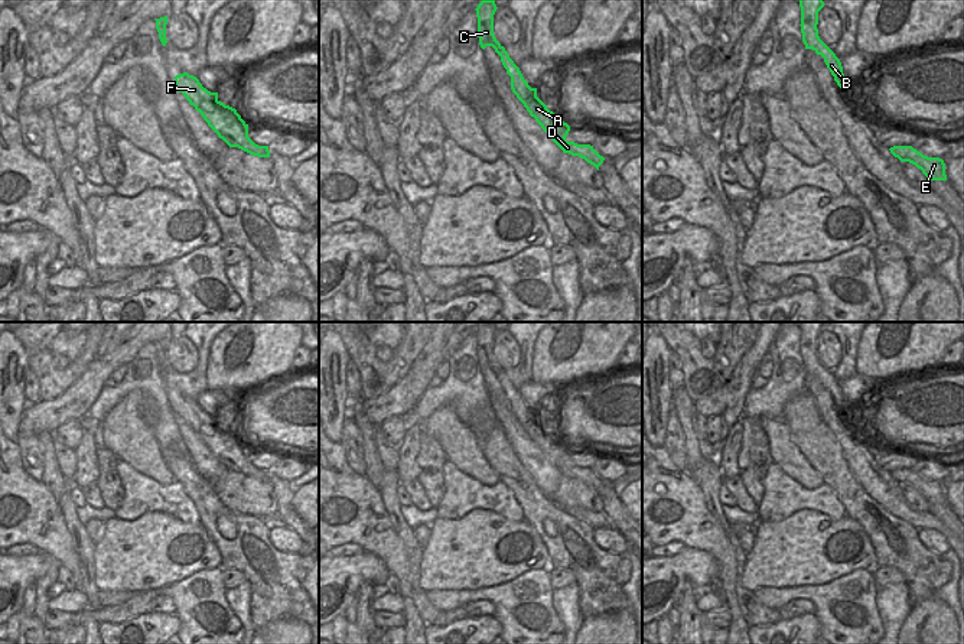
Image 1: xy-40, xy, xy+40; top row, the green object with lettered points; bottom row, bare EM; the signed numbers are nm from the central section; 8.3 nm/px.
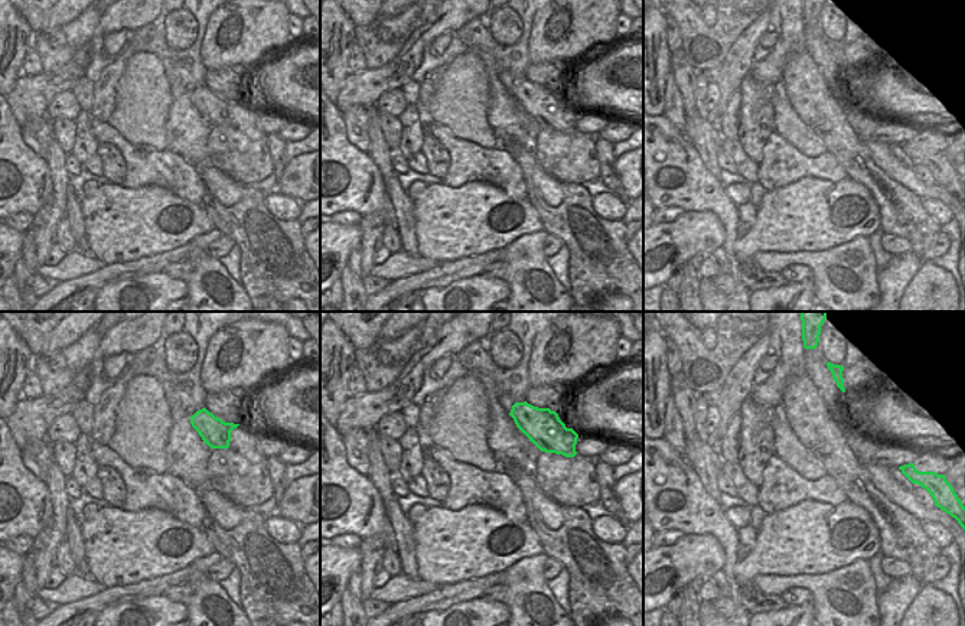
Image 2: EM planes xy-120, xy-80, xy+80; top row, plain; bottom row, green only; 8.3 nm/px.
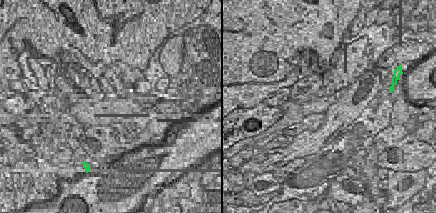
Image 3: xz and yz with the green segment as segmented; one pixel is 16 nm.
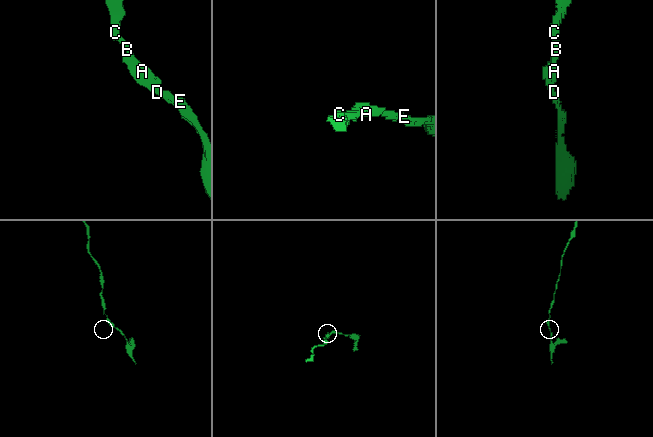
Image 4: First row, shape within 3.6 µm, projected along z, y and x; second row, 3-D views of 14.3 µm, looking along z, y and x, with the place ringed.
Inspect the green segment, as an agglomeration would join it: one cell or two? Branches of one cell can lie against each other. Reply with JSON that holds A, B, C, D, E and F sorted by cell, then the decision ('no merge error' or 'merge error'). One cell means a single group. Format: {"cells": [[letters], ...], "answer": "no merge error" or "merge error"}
{"cells": [["A", "B", "C", "D", "E", "F"]], "answer": "no merge error"}

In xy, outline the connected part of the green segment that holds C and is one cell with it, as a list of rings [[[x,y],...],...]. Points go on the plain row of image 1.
[[[482,323],[475,332],[481,371],[485,373],[486,370],[492,370],[501,380],[501,386],[507,393],[507,397],[511,400],[512,416],[524,427],[530,439],[534,440],[541,452],[548,458],[548,461],[563,474],[563,477],[579,479],[599,494],[605,481],[600,479],[590,468],[577,468],[566,464],[570,449],[550,435],[537,420],[537,412],[531,412],[528,409],[520,391],[509,381],[505,371],[496,364],[494,358],[494,338],[496,332],[495,323]]]

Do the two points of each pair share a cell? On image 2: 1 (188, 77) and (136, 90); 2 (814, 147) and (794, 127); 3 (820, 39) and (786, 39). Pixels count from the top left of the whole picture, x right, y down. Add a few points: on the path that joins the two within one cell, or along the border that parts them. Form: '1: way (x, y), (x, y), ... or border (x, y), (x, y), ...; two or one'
1: border (150, 52), (160, 61), (170, 90), (169, 116); two
2: way (809, 143), (798, 131); one
3: border (804, 26), (807, 49); two

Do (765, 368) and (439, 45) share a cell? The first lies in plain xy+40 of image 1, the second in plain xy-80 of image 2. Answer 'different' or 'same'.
same

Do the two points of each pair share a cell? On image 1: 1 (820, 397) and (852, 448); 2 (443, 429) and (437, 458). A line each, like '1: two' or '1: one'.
1: one
2: two

